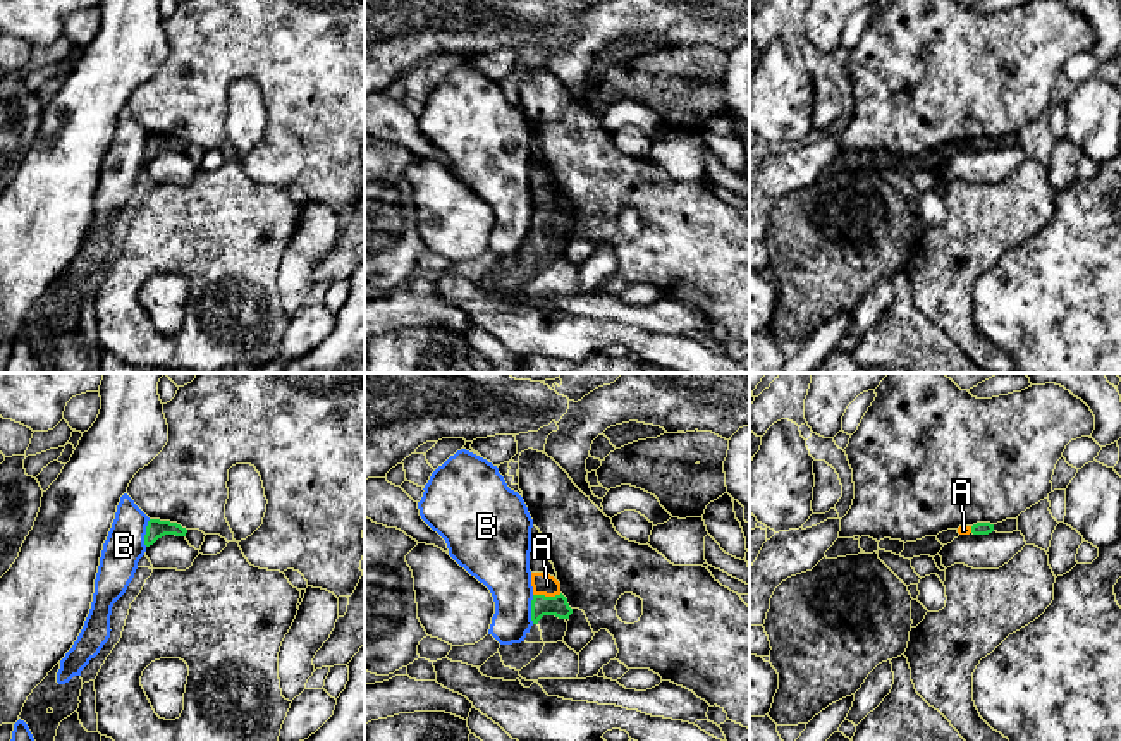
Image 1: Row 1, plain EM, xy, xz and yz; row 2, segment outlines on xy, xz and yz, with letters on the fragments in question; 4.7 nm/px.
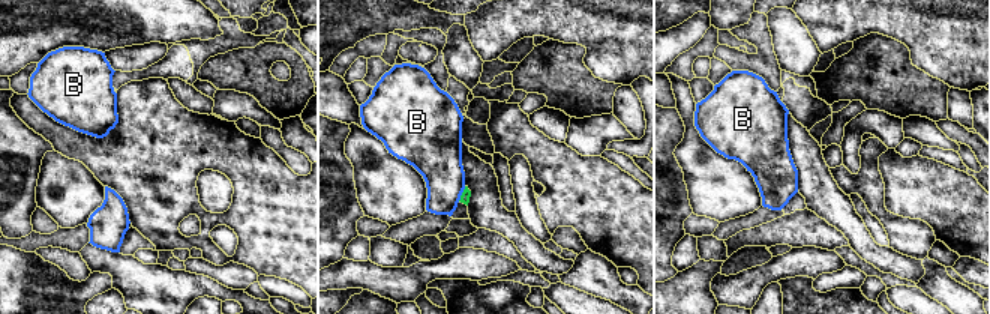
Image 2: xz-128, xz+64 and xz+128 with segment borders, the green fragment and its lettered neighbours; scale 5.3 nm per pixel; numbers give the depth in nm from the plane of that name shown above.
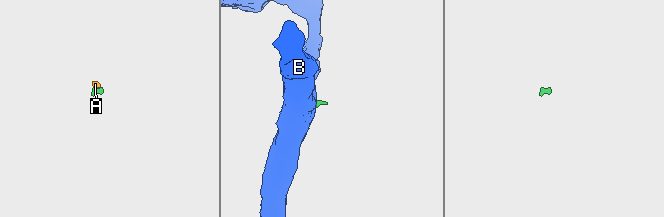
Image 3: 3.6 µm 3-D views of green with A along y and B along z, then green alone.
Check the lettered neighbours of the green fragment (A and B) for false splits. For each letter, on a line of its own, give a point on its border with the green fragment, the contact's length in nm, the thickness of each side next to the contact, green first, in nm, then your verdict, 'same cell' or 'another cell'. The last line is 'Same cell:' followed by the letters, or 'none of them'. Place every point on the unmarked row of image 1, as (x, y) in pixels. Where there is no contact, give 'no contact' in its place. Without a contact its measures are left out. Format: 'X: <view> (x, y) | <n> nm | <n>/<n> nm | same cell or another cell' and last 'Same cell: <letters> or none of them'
A: xz (547, 212) | 140 nm | 100/100 nm | same cell
B: xz (532, 224) | 140 nm | 100/260 nm | another cell
Same cell: A

